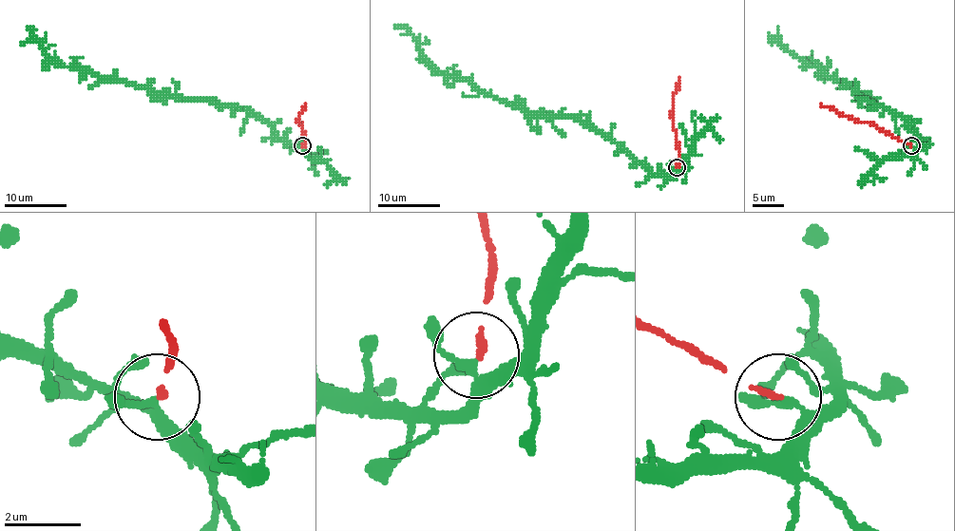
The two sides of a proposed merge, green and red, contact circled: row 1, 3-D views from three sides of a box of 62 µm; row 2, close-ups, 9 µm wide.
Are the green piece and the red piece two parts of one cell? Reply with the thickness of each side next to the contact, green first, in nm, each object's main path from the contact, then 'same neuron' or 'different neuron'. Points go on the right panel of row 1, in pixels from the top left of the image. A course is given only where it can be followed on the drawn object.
190/150 nm | green via (911, 146), (921, 146), (921, 140), (906, 122), (860, 98), (843, 81), (808, 66), (771, 38), (773, 43) | red via (911, 146), (869, 123), (840, 115), (820, 104) | different neuron

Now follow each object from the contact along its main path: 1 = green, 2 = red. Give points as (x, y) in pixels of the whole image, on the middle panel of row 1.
1: (677, 168), (672, 177), (657, 177), (570, 117), (534, 115), (445, 77), (405, 27), (393, 28)
2: (677, 168), (678, 149), (672, 124), (674, 97), (680, 77)

